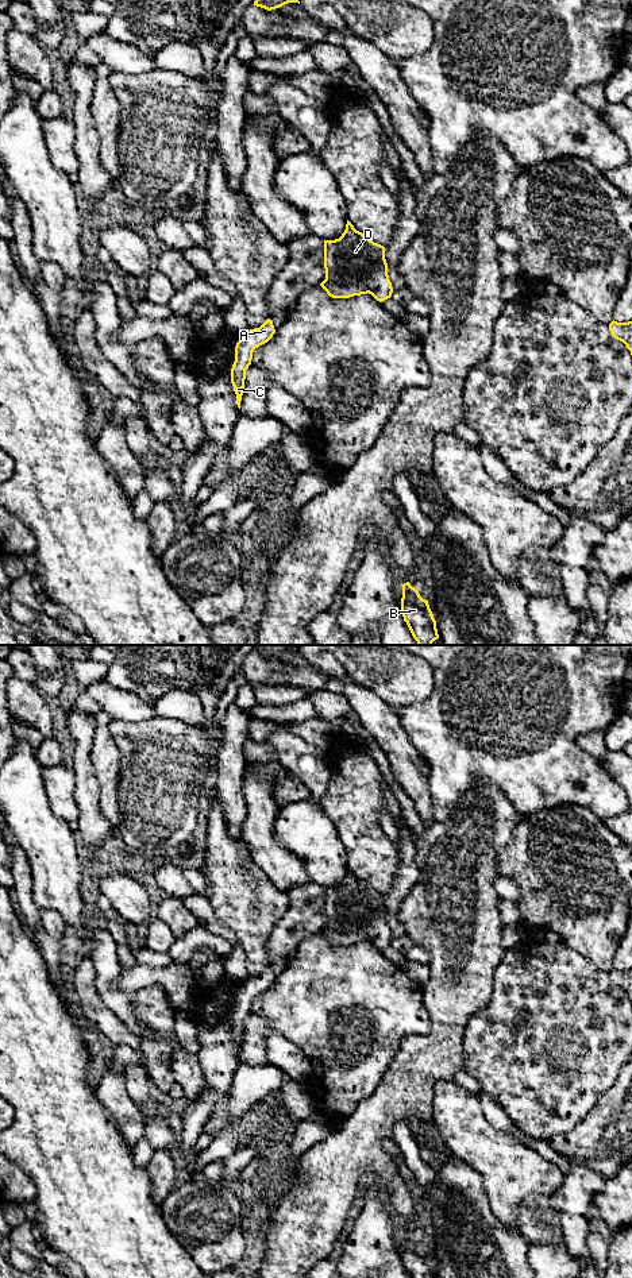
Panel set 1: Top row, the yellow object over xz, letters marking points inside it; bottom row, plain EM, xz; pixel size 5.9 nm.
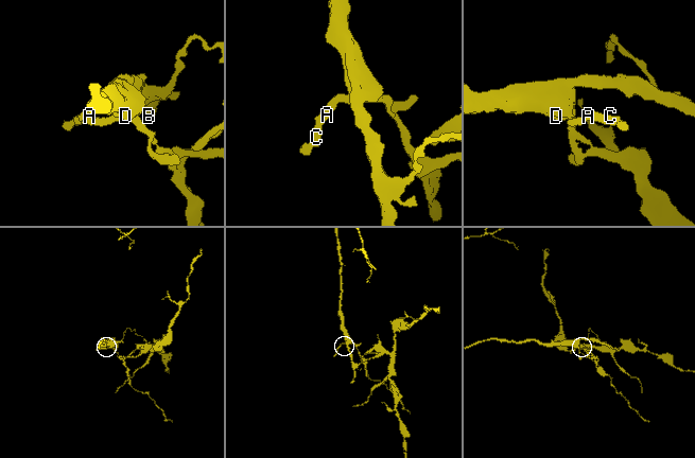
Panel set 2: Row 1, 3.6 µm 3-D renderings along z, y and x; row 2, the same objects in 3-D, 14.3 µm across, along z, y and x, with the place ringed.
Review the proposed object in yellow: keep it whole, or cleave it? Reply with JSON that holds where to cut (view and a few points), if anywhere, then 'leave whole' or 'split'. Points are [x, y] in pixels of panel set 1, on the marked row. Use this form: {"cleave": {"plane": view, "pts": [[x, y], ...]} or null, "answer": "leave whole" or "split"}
{"cleave": {"plane": "xz", "pts": [[324, 280], [340, 285], [361, 281], [369, 292]]}, "answer": "split"}

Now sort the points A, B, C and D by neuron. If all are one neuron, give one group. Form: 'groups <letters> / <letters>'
groups A C / B D

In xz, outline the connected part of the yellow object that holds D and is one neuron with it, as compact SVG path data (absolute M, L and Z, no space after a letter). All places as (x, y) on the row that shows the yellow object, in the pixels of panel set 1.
M348 220L339 239L324 240L324 269L324 281L330 283L348 286L359 281L379 302L392 297L385 247L357 231Z

